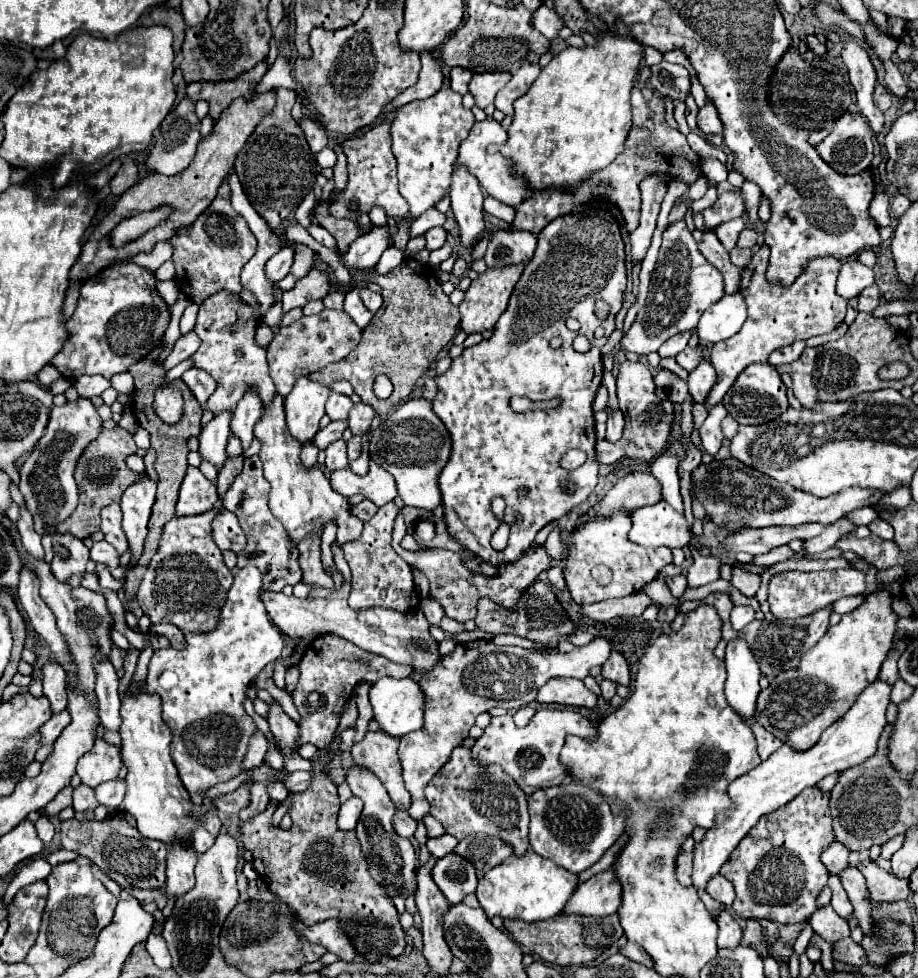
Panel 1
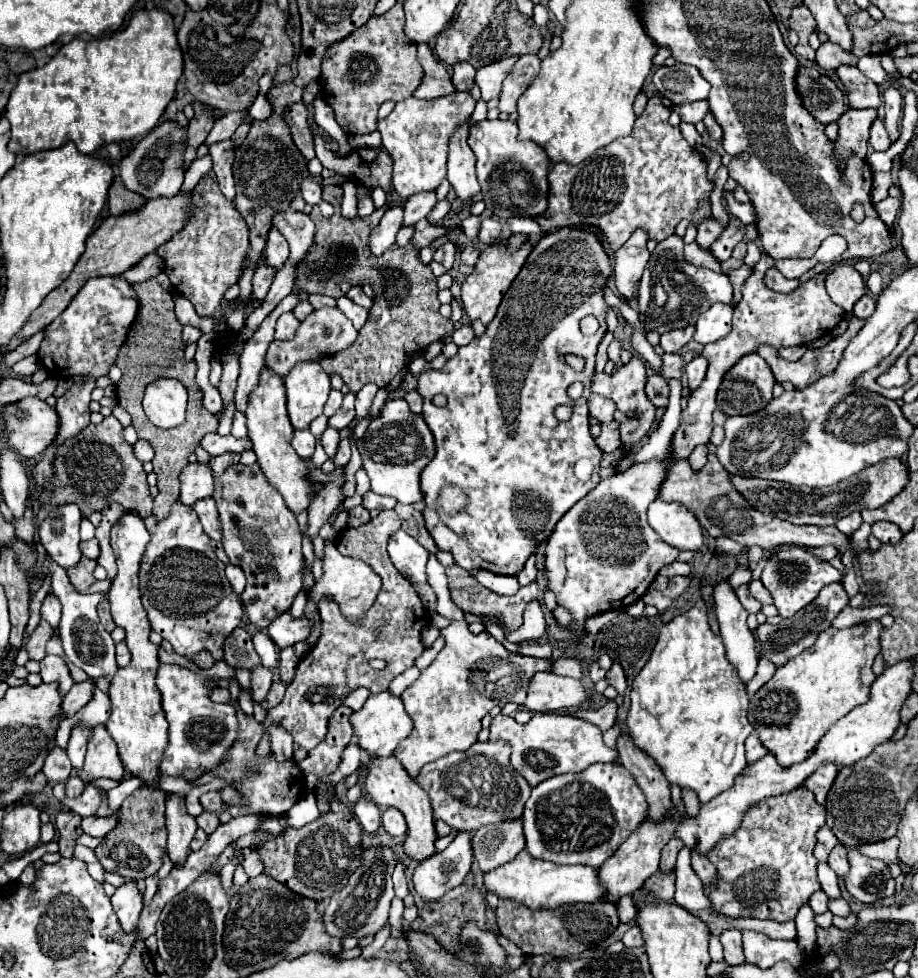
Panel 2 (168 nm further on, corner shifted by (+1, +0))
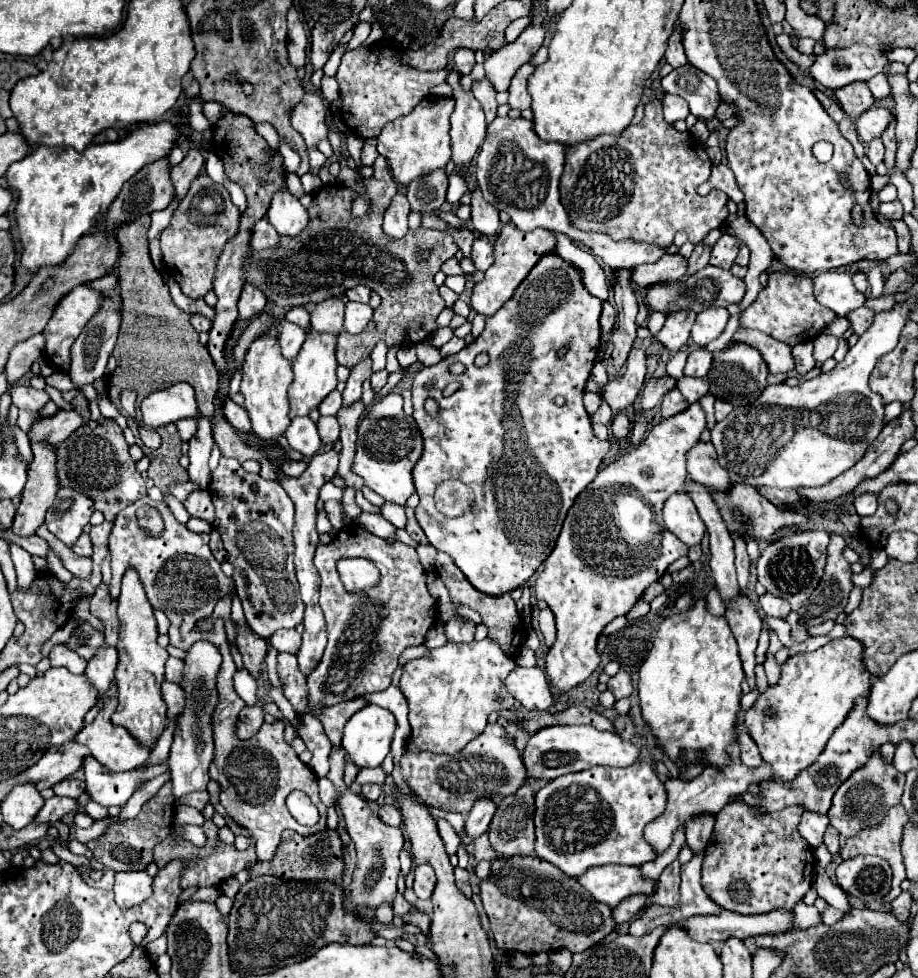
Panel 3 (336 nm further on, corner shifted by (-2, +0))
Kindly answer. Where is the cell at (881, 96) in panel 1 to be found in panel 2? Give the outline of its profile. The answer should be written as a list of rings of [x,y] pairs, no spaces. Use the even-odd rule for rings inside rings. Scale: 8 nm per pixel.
[[[844,64],[836,72],[848,94],[850,108],[878,108],[882,104],[878,84],[866,78],[856,66]]]

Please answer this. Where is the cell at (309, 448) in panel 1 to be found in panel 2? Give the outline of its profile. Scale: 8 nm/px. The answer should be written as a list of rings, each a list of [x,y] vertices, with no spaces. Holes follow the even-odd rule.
[[[302,430],[302,432],[294,432],[294,440],[292,440],[292,448],[298,452],[300,458],[310,460],[314,454],[314,446],[316,446],[316,438],[310,434],[310,430]]]

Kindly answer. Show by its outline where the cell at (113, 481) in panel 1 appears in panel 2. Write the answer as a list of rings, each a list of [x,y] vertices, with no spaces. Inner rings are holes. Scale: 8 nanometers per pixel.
[[[108,416],[100,424],[90,424],[78,436],[66,440],[58,448],[54,462],[56,486],[54,486],[54,506],[76,504],[84,518],[92,512],[100,512],[110,502],[122,502],[126,510],[138,510],[142,518],[152,514],[152,496],[146,482],[146,472],[142,462],[136,458],[132,446],[122,436],[122,424]]]

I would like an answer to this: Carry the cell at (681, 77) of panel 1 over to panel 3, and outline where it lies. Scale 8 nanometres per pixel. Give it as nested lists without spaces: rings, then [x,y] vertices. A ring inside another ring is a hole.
[[[691,64],[675,68],[661,80],[661,86],[665,92],[687,100],[691,114],[699,120],[711,120],[721,104],[715,80]]]

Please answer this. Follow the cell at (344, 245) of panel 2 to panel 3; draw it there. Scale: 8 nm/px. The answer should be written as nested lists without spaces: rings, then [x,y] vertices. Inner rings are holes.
[[[379,156],[373,164],[373,178],[365,180],[365,198],[371,202],[369,210],[365,216],[355,218],[351,214],[351,204],[357,198],[357,194],[353,190],[349,190],[343,184],[329,184],[323,186],[315,196],[313,196],[313,204],[309,210],[309,224],[305,228],[305,232],[301,232],[299,236],[291,238],[291,236],[281,236],[279,244],[275,248],[269,250],[261,250],[249,252],[249,258],[245,260],[245,282],[257,286],[265,298],[273,304],[277,304],[279,308],[293,308],[293,306],[303,306],[307,302],[321,302],[325,298],[331,296],[341,296],[341,292],[345,292],[349,288],[349,284],[367,284],[373,292],[377,292],[383,300],[383,318],[381,324],[375,324],[375,328],[365,328],[361,334],[353,336],[347,332],[341,332],[337,336],[337,360],[339,364],[353,368],[365,354],[369,354],[373,350],[373,346],[379,340],[385,340],[389,346],[397,344],[397,346],[407,346],[407,344],[419,344],[423,340],[427,340],[427,336],[433,334],[433,330],[437,330],[437,316],[439,312],[445,308],[443,298],[437,292],[437,286],[433,282],[433,276],[439,272],[441,264],[449,258],[455,256],[457,252],[457,244],[455,240],[447,234],[447,232],[439,232],[439,230],[425,230],[425,228],[417,228],[411,230],[409,234],[405,234],[401,240],[393,240],[389,236],[385,236],[381,224],[383,224],[383,206],[387,206],[391,202],[391,198],[397,194],[397,184],[387,168],[387,160],[383,156]],[[419,250],[429,250],[431,256],[425,262],[417,262],[415,254]]]

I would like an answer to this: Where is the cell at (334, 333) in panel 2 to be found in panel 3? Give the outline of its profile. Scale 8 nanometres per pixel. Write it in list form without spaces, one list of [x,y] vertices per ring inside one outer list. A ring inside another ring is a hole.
[[[341,298],[323,300],[311,314],[311,328],[315,328],[317,332],[343,332],[343,310],[345,304]]]

